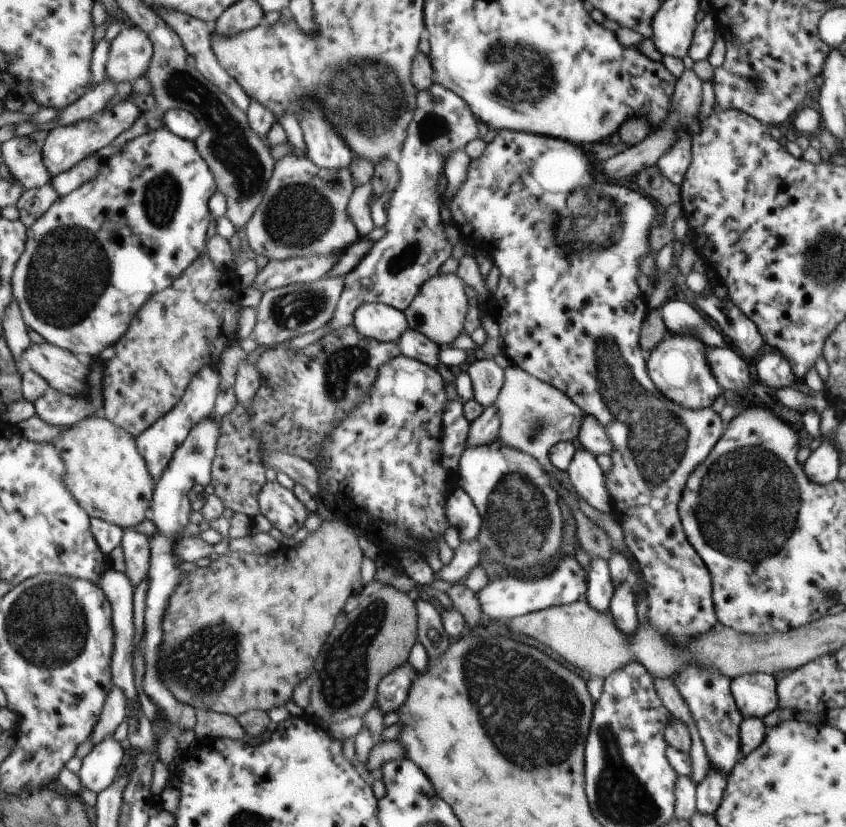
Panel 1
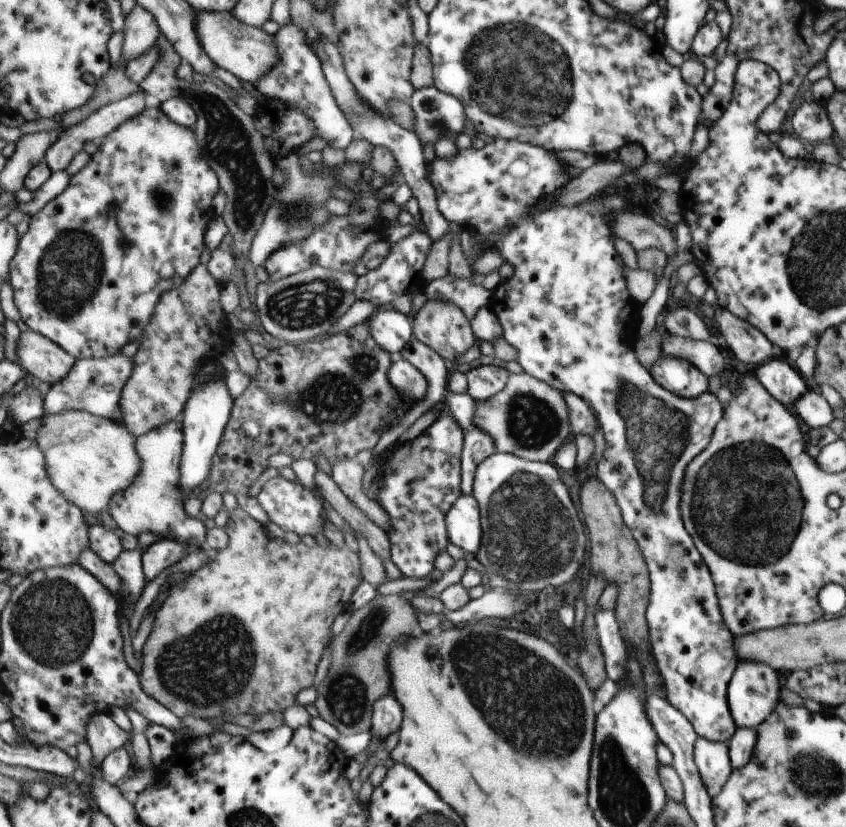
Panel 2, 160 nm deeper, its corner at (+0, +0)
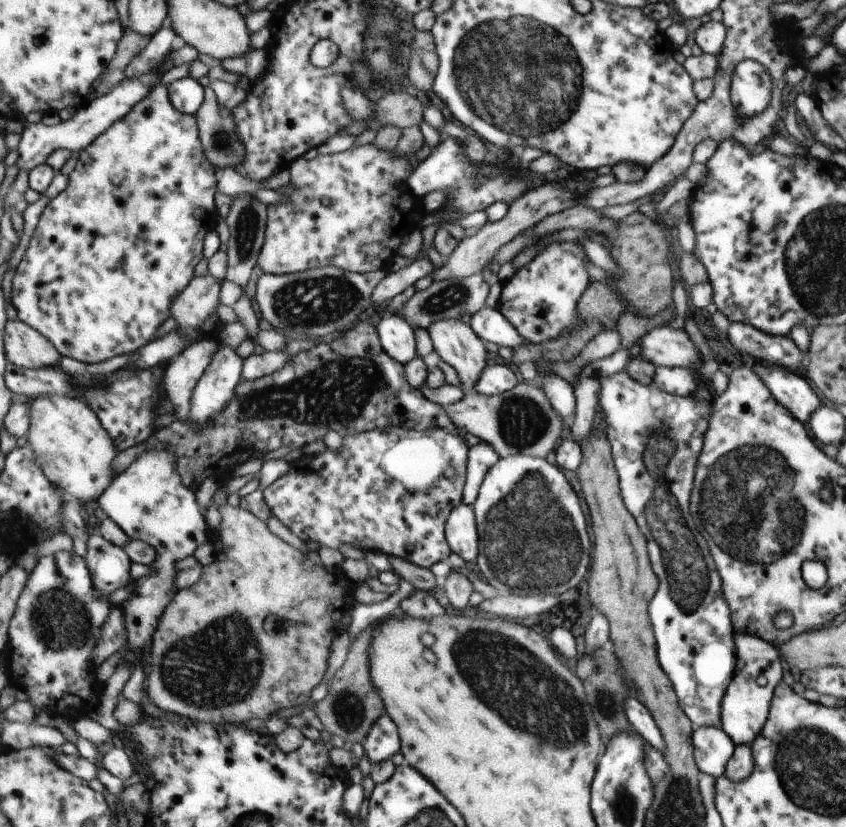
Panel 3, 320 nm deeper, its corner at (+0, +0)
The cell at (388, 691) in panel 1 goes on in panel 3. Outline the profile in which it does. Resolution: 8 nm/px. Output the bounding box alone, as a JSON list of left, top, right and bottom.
[361,714,400,763]

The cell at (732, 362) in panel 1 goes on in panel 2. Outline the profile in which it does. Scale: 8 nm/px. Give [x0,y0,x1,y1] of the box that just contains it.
[660,332,723,378]

